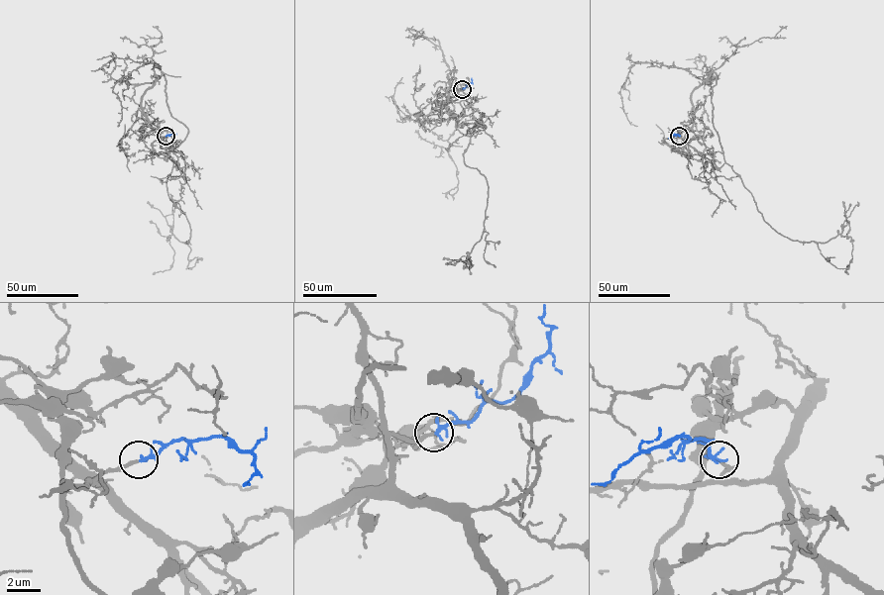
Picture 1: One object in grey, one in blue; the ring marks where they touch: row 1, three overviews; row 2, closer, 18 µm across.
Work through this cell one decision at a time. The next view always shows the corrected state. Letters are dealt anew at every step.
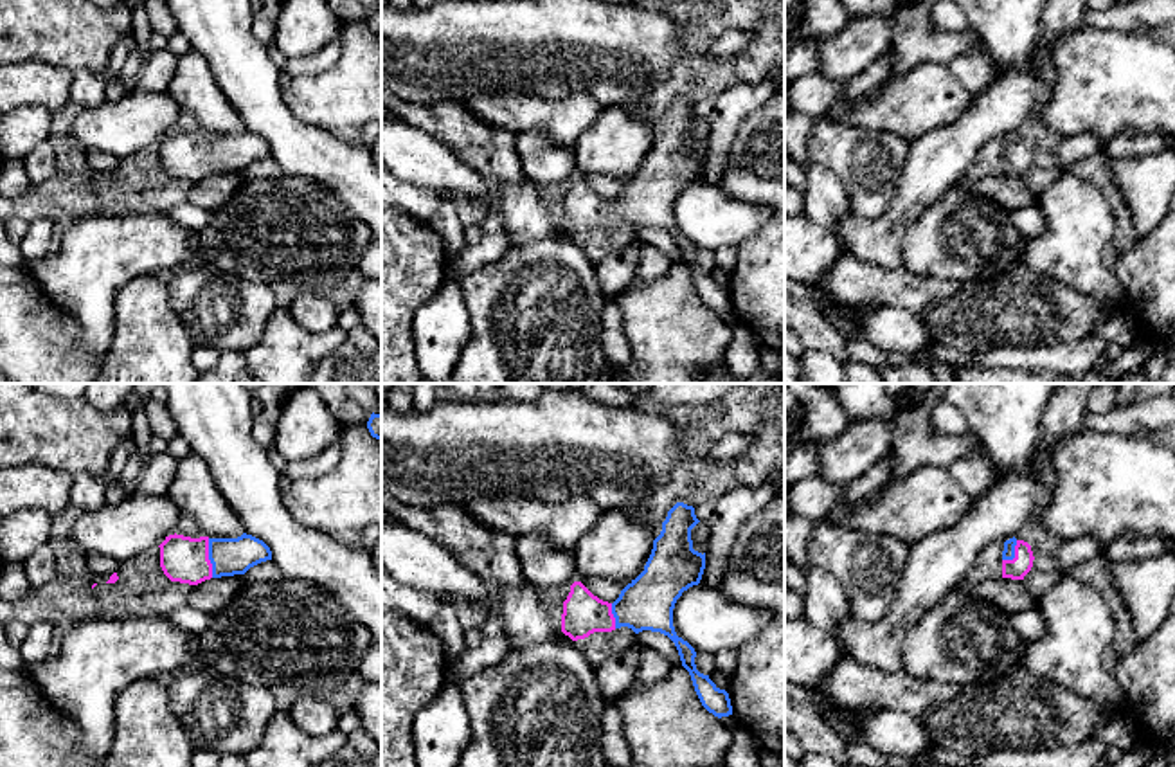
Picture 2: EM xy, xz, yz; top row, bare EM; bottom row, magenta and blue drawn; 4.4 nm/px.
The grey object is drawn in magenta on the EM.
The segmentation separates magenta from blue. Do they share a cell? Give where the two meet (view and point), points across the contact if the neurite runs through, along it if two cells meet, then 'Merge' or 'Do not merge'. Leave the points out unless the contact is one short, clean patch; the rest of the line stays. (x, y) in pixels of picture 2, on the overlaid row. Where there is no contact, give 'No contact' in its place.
Touches magenta at xy (207, 559). Path across: xy (182, 559), (207, 559), (229, 557). Merge

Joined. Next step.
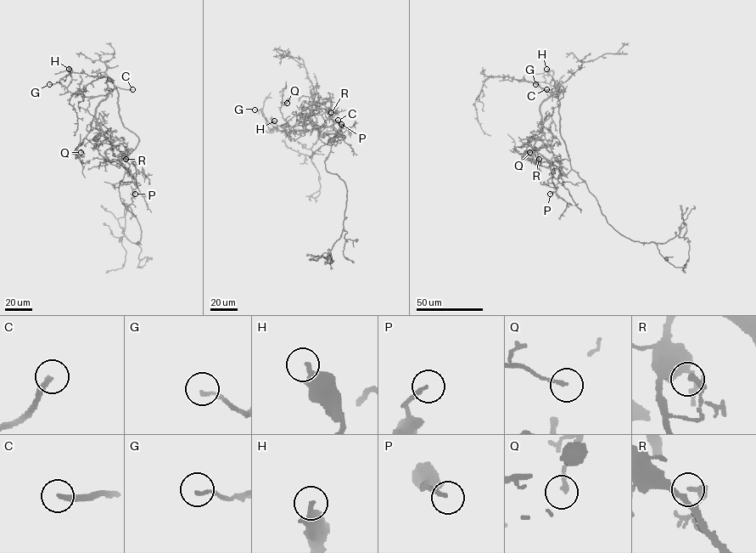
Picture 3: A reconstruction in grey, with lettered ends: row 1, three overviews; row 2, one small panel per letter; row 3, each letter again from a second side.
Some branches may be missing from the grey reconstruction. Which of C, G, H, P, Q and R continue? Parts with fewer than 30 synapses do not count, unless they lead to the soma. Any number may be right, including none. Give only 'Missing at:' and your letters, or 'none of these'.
Missing at: C, H

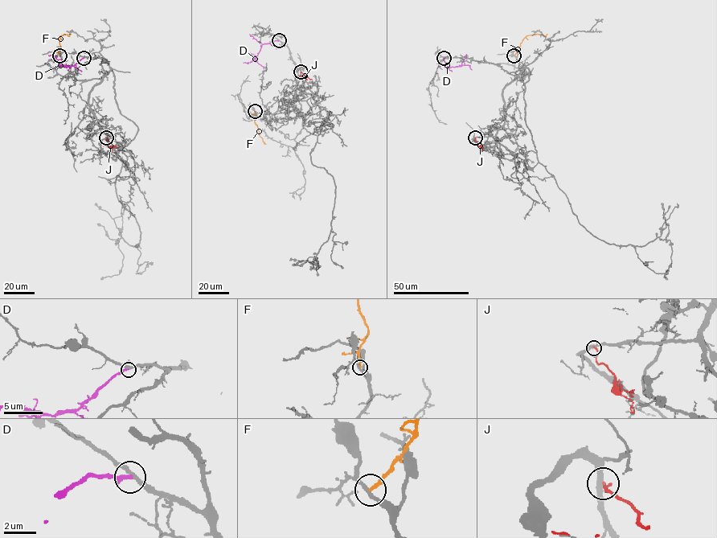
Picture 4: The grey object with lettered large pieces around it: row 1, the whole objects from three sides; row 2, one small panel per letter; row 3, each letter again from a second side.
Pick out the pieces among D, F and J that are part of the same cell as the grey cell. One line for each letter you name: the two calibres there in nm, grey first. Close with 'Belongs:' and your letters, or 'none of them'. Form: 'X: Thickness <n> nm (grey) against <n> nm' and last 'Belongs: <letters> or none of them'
D: Thickness 240 nm (grey) against 240 nm
Belongs: D

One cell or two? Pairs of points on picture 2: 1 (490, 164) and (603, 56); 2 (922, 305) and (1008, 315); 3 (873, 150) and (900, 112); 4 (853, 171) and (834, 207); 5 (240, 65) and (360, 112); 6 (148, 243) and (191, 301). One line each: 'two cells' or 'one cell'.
1: two cells
2: one cell
3: two cells
4: two cells
5: two cells
6: two cells

